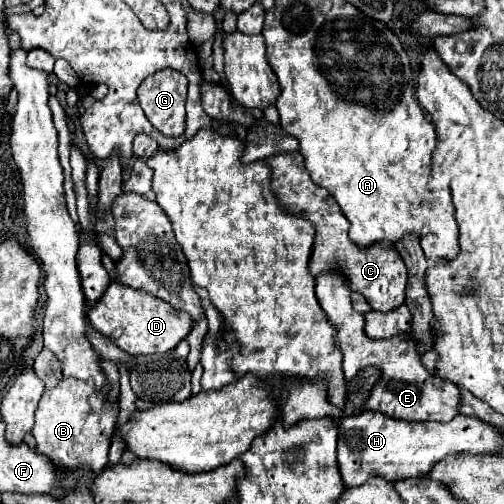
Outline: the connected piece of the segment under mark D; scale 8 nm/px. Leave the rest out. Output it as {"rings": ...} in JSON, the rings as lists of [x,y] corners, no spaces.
{"rings":[[[111,282],[101,300],[91,308],[89,320],[95,330],[99,330],[103,336],[109,336],[121,350],[131,356],[169,352],[193,330],[193,318],[189,318],[187,312],[175,310],[165,300],[149,296],[141,290],[133,290],[129,286],[121,286],[117,282]]]}

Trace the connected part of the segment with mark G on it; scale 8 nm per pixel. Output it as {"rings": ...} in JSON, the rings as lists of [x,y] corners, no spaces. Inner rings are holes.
{"rings":[[[159,70],[137,88],[139,104],[155,130],[163,136],[185,132],[185,76],[177,70]]]}

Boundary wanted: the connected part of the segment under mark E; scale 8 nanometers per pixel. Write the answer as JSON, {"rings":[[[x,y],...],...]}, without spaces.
{"rings":[[[333,272],[319,274],[315,278],[315,292],[329,322],[337,328],[337,348],[343,354],[343,372],[347,384],[351,384],[357,378],[357,374],[367,366],[379,370],[379,382],[371,388],[367,400],[363,402],[363,410],[377,410],[389,418],[407,420],[407,422],[423,422],[423,420],[449,422],[459,414],[457,412],[461,398],[459,388],[437,374],[427,372],[413,340],[401,336],[389,340],[367,338],[363,330],[365,318],[351,308],[351,290],[341,274],[333,274]]]}

